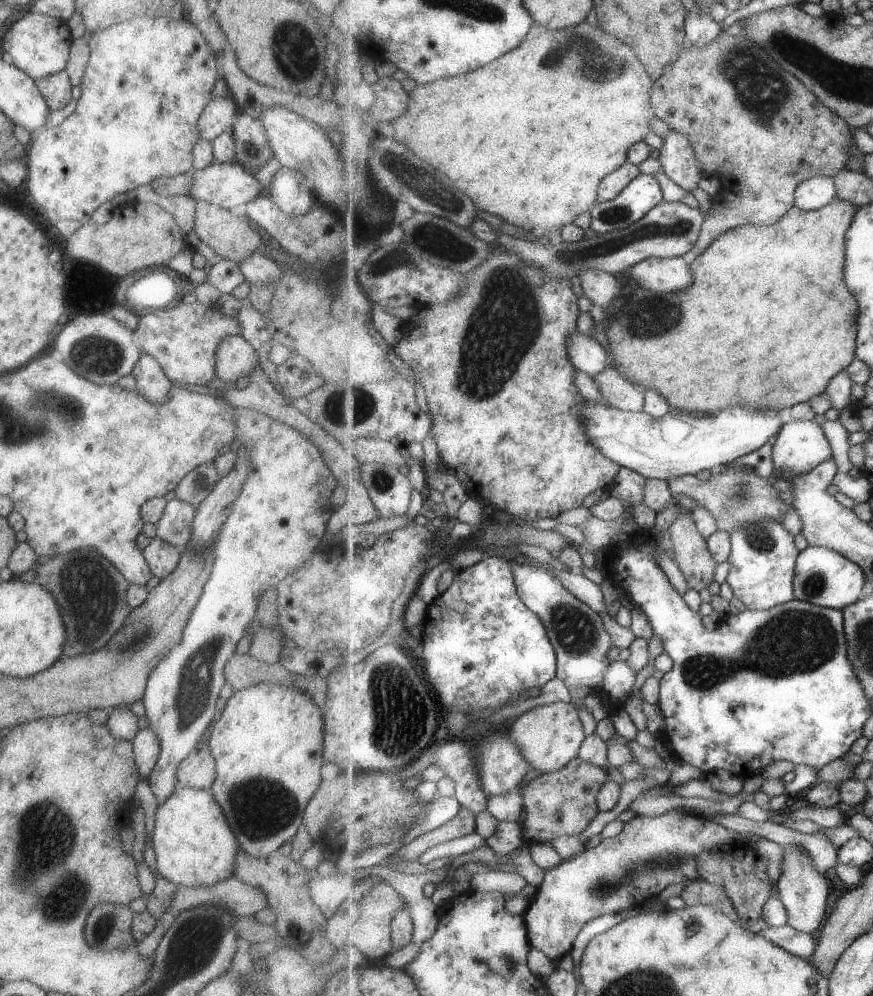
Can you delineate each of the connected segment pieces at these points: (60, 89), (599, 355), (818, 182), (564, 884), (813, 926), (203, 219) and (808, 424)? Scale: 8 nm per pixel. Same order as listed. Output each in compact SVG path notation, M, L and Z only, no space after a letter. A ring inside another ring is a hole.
M64 70L37 78L34 83L50 110L59 110L72 99L72 86Z
M579 331L569 336L568 353L573 366L592 377L601 374L610 366L609 352L595 338L584 336Z
M819 175L797 187L795 206L805 212L813 212L827 206L835 198L837 190L834 177Z
M675 808L661 816L639 816L625 823L623 832L603 839L596 847L588 848L573 860L564 860L559 866L546 871L544 881L532 897L529 910L524 914L528 925L530 943L544 952L553 962L573 948L583 926L606 914L619 913L627 908L641 908L648 901L657 899L661 892L672 884L688 884L701 879L700 855L712 851L720 844L739 841L735 831L712 822L703 815L683 808Z
M789 845L785 846L785 850L787 852L785 852L783 866L781 866L783 874L781 874L781 878L777 882L777 894L780 895L781 902L788 909L788 924L806 933L815 932L823 924L823 920L825 920L827 896L831 892L831 888L829 888L830 883L825 880L823 874L815 870L815 866L803 846Z
M196 201L195 203L195 218L193 218L193 232L197 238L207 244L214 254L222 259L233 261L234 263L241 262L245 258L249 258L253 252L259 248L259 234L247 218L241 219L228 211L225 208L209 204L209 202Z
M794 420L785 424L776 438L772 453L773 469L787 481L793 476L811 472L813 468L833 457L832 444L822 424L819 425L812 420Z

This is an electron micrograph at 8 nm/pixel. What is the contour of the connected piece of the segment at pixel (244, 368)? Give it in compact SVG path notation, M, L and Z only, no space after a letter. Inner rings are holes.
M241 335L225 336L225 340L221 340L221 344L217 344L215 350L214 369L215 376L223 382L234 384L240 377L248 377L255 368L259 368L259 358L257 352L251 347L251 344Z

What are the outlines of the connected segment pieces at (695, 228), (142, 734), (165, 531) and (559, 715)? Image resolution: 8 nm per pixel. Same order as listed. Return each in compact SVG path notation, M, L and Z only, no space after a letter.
M663 201L629 228L585 238L576 243L563 240L551 242L551 244L544 240L533 242L499 233L498 244L507 248L509 252L525 256L525 260L533 260L533 264L537 264L539 268L545 268L547 276L579 278L585 270L599 270L612 275L621 274L627 268L651 257L683 257L697 244L703 226L704 212L701 210L690 208L680 201Z
M149 728L139 729L131 740L134 761L139 774L148 779L151 769L157 762L160 753L160 742L155 733Z
M177 497L165 503L163 514L155 525L155 537L171 546L183 548L191 538L194 508Z
M556 702L536 706L517 717L511 728L511 736L521 748L523 756L531 764L533 770L549 774L565 768L574 758L579 756L579 748L587 738L583 730L583 721L579 709L572 703Z

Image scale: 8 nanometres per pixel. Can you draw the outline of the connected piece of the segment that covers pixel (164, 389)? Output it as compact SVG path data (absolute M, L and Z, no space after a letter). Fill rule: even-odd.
M145 352L135 360L132 372L135 378L135 392L151 404L163 404L169 396L171 381L163 374L162 368Z

